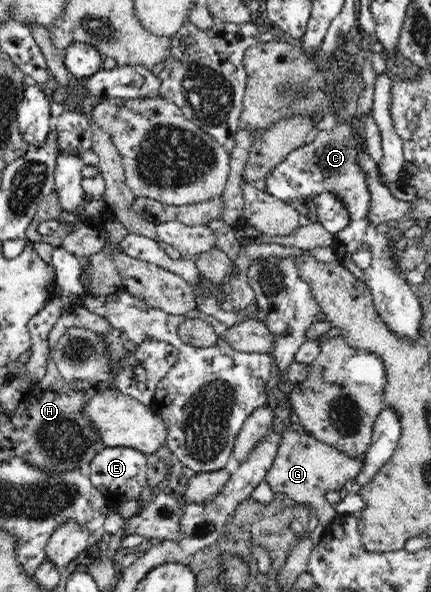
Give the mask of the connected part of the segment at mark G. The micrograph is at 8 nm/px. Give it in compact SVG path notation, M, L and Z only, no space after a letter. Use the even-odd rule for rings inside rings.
M289 426L283 430L279 452L273 466L267 469L264 480L270 484L275 494L285 493L295 502L312 506L318 515L319 524L329 526L337 512L325 499L325 494L329 490L347 490L350 481L361 473L363 466L363 457L350 458L347 454L335 450L333 446L319 442L306 432Z

